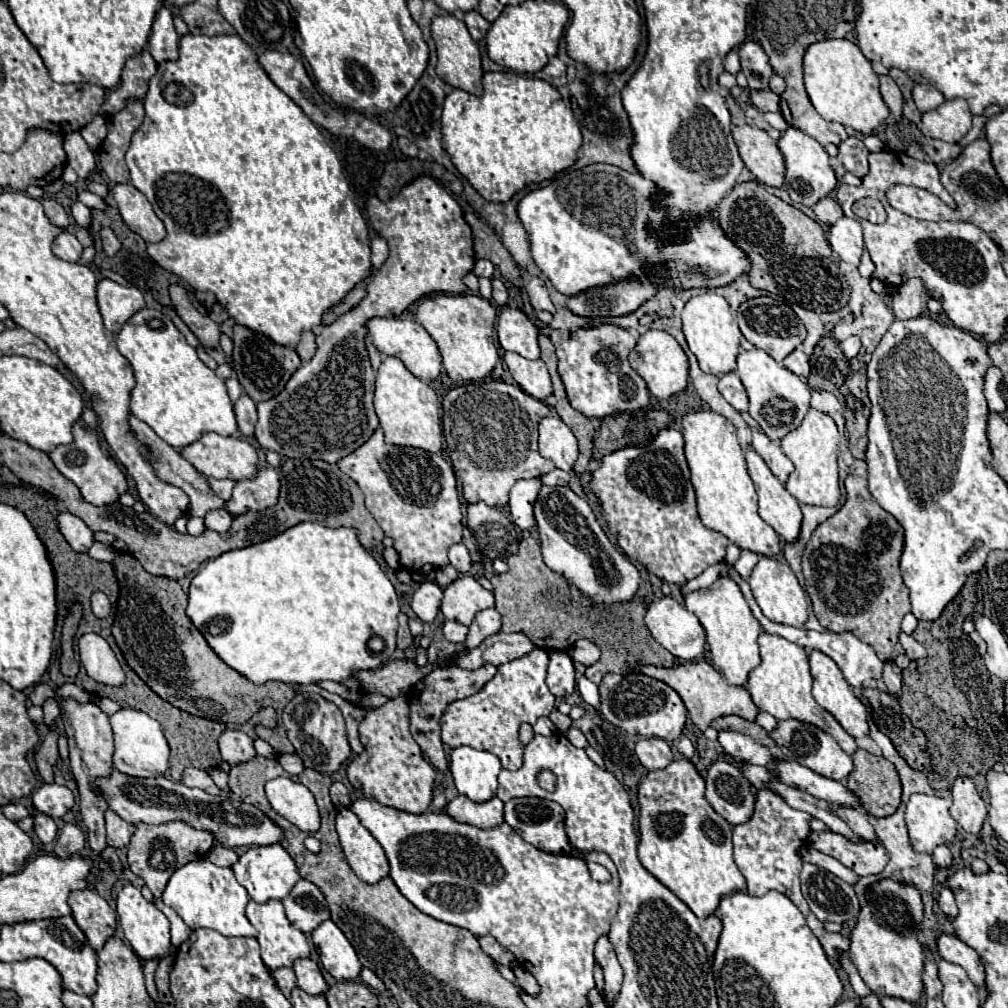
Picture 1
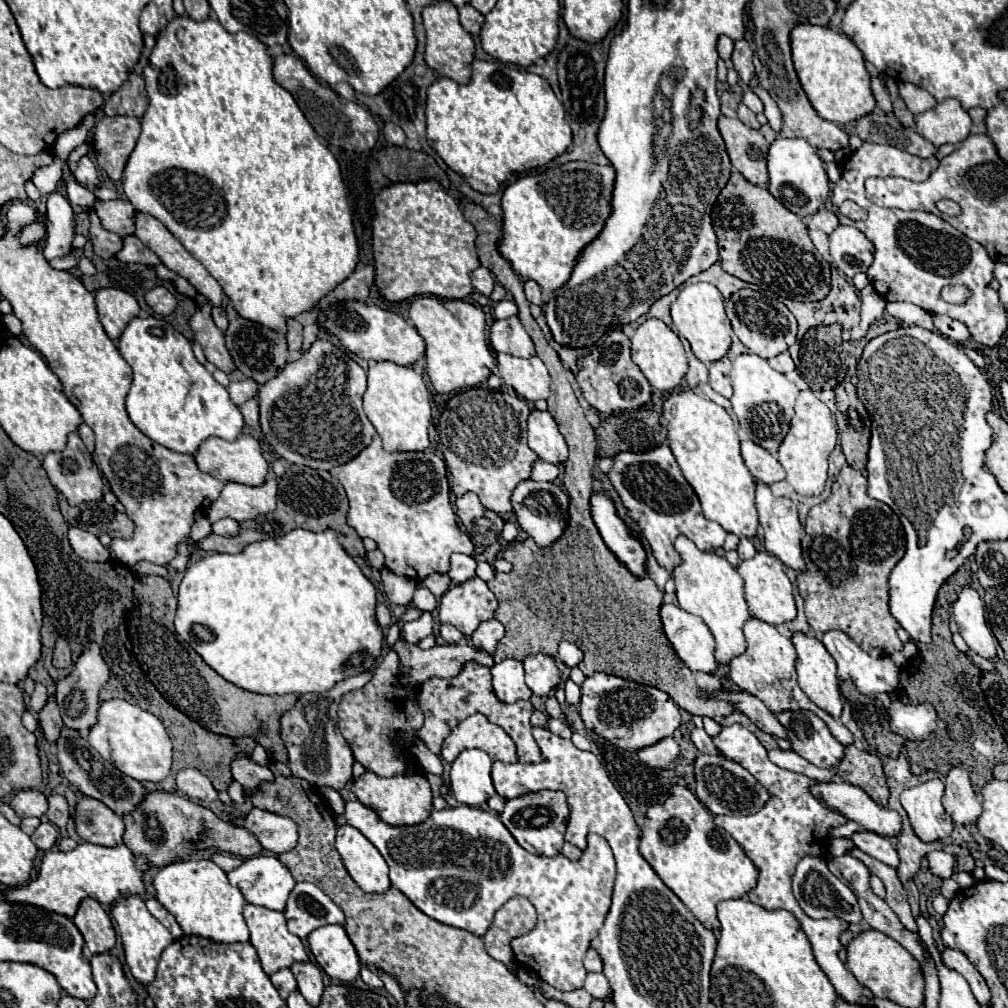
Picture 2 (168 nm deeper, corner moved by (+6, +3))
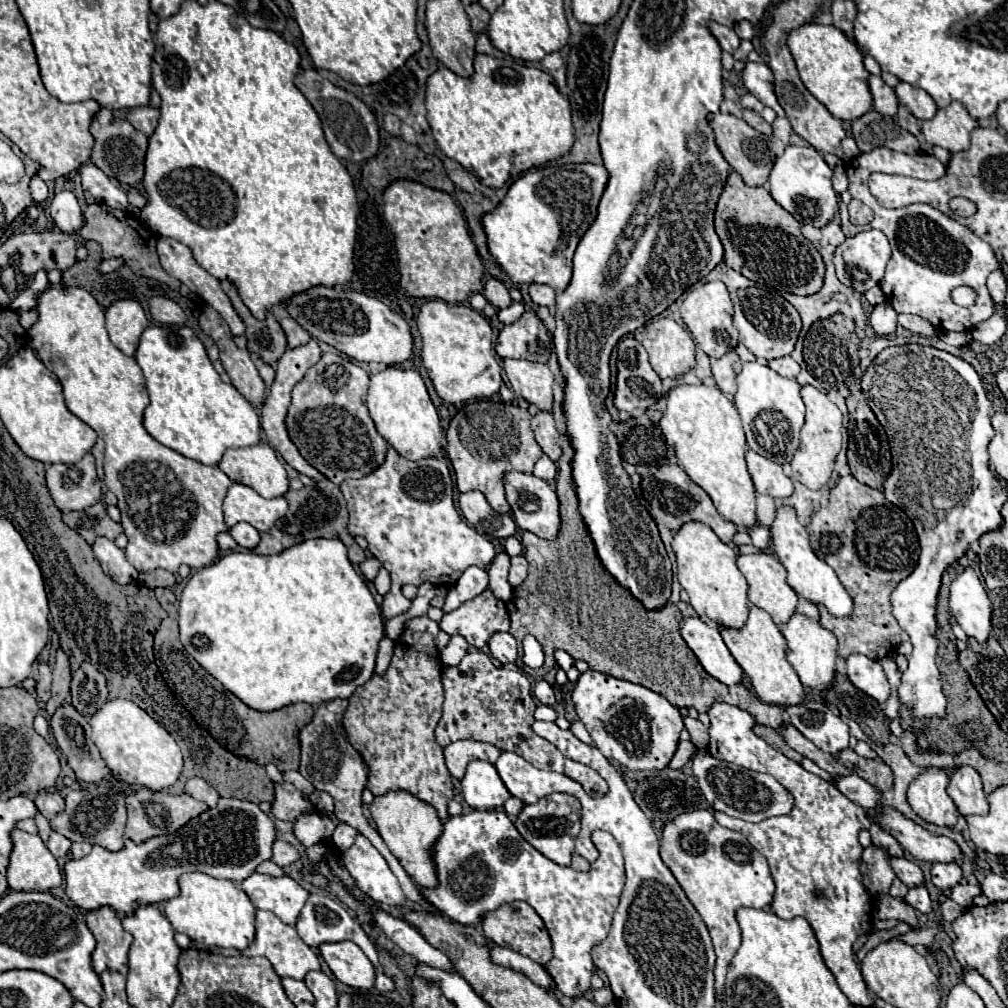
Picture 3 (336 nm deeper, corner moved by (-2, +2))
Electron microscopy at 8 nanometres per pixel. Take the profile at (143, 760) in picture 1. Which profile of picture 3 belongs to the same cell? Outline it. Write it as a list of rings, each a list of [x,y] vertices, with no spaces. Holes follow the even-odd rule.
[[[110,699],[90,717],[92,741],[100,749],[108,767],[132,785],[144,785],[152,791],[162,791],[176,783],[182,771],[182,751],[174,737],[154,721],[144,709],[128,699]]]

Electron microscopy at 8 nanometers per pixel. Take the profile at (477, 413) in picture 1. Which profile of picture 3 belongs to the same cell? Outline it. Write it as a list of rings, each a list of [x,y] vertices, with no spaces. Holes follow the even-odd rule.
[[[482,399],[470,401],[464,409],[460,409],[452,417],[446,431],[446,451],[454,467],[458,489],[462,493],[478,489],[498,513],[510,513],[510,505],[504,497],[502,475],[506,475],[506,471],[522,471],[530,475],[534,463],[542,457],[542,449],[530,431],[530,421],[532,415],[528,413],[528,409],[514,403],[496,403]]]

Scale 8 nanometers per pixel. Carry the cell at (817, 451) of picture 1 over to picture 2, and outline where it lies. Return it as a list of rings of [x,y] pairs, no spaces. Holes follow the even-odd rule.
[[[810,388],[800,390],[796,400],[796,416],[790,422],[790,430],[778,448],[778,462],[786,470],[786,480],[792,488],[802,496],[820,496],[824,492],[826,472],[828,472],[828,456],[836,446],[838,428],[836,420],[832,418],[828,406],[818,400]]]

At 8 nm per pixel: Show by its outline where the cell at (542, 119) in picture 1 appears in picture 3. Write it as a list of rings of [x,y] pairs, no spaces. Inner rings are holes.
[[[476,55],[474,75],[470,79],[458,77],[446,67],[440,67],[428,77],[426,83],[426,109],[428,123],[440,151],[458,161],[466,171],[474,173],[482,185],[500,189],[512,175],[520,175],[528,169],[542,167],[566,155],[574,145],[574,127],[570,117],[570,103],[562,97],[554,85],[554,79],[542,69],[522,65],[514,59],[496,59],[490,55]]]

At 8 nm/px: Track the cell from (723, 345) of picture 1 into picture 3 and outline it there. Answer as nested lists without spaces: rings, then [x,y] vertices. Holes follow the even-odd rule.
[[[710,281],[704,285],[696,285],[692,287],[680,307],[680,315],[686,323],[686,327],[690,329],[690,333],[694,335],[694,341],[698,343],[698,347],[710,357],[710,359],[720,359],[722,355],[726,355],[726,351],[730,351],[736,345],[739,333],[736,327],[732,325],[732,301],[728,297],[726,285],[722,281]]]

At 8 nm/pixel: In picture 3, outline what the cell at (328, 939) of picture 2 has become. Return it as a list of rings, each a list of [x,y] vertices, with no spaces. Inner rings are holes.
[[[352,941],[322,943],[320,955],[338,981],[354,989],[370,989],[374,985],[374,967],[364,951]]]

